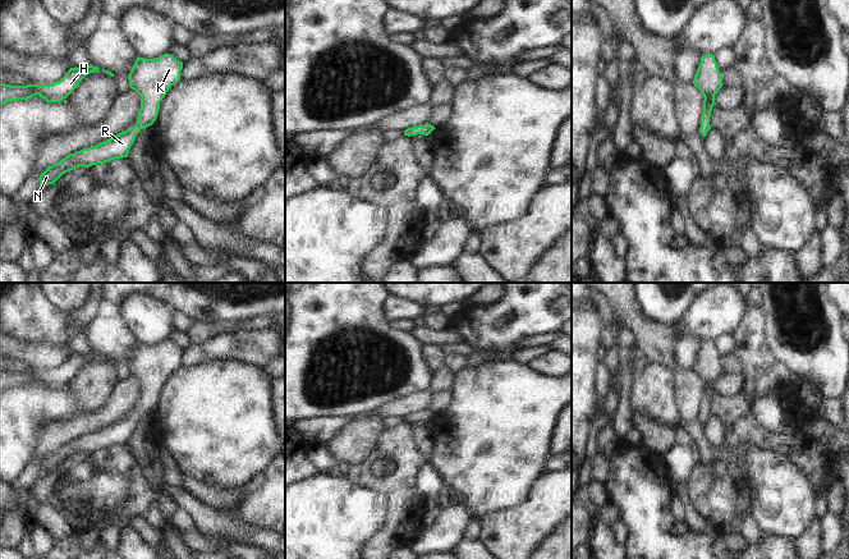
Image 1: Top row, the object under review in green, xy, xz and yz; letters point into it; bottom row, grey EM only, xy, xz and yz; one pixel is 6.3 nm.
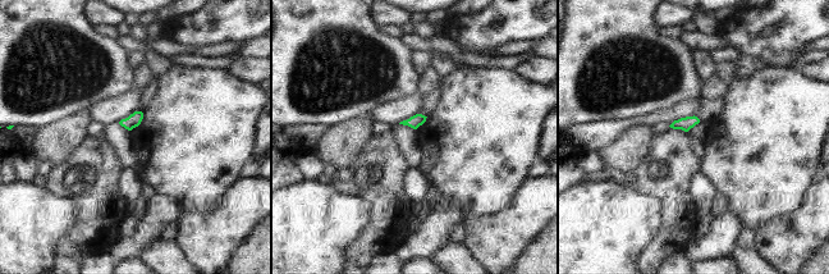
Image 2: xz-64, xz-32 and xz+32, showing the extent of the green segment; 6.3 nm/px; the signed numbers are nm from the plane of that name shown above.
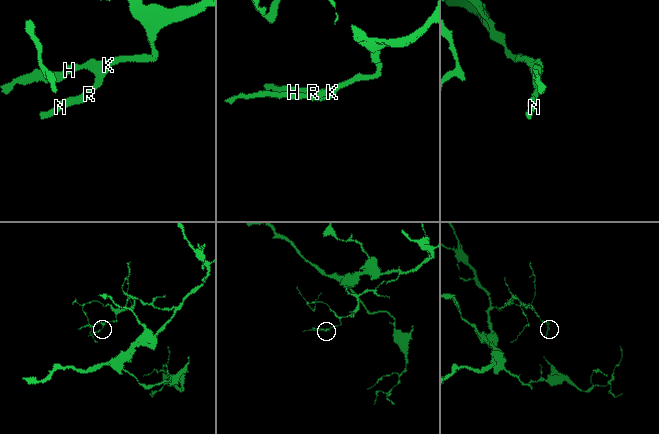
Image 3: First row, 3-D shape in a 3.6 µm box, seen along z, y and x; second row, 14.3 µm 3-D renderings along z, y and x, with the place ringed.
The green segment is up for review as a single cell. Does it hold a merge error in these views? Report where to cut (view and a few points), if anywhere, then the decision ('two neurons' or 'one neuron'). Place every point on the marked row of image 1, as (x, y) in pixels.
no cut | one neuron

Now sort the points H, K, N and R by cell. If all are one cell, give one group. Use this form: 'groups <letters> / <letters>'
groups H K N R

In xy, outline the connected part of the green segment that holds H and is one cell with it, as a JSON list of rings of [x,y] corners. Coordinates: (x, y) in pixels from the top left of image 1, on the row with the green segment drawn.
[[[92,64],[86,68],[70,68],[60,81],[52,84],[10,86],[0,83],[0,105],[10,101],[28,100],[36,95],[40,95],[47,102],[60,102],[77,88],[86,75],[98,69]]]

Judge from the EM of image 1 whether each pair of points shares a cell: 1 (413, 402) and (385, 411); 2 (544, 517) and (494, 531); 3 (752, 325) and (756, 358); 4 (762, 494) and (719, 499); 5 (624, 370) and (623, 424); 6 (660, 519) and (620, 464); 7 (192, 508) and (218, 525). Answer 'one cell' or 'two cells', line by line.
1: one cell
2: one cell
3: one cell
4: two cells
5: one cell
6: one cell
7: one cell

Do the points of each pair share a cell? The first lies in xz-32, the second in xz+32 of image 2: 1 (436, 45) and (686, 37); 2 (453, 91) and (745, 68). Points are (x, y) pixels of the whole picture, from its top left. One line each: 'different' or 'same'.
1: same
2: different

